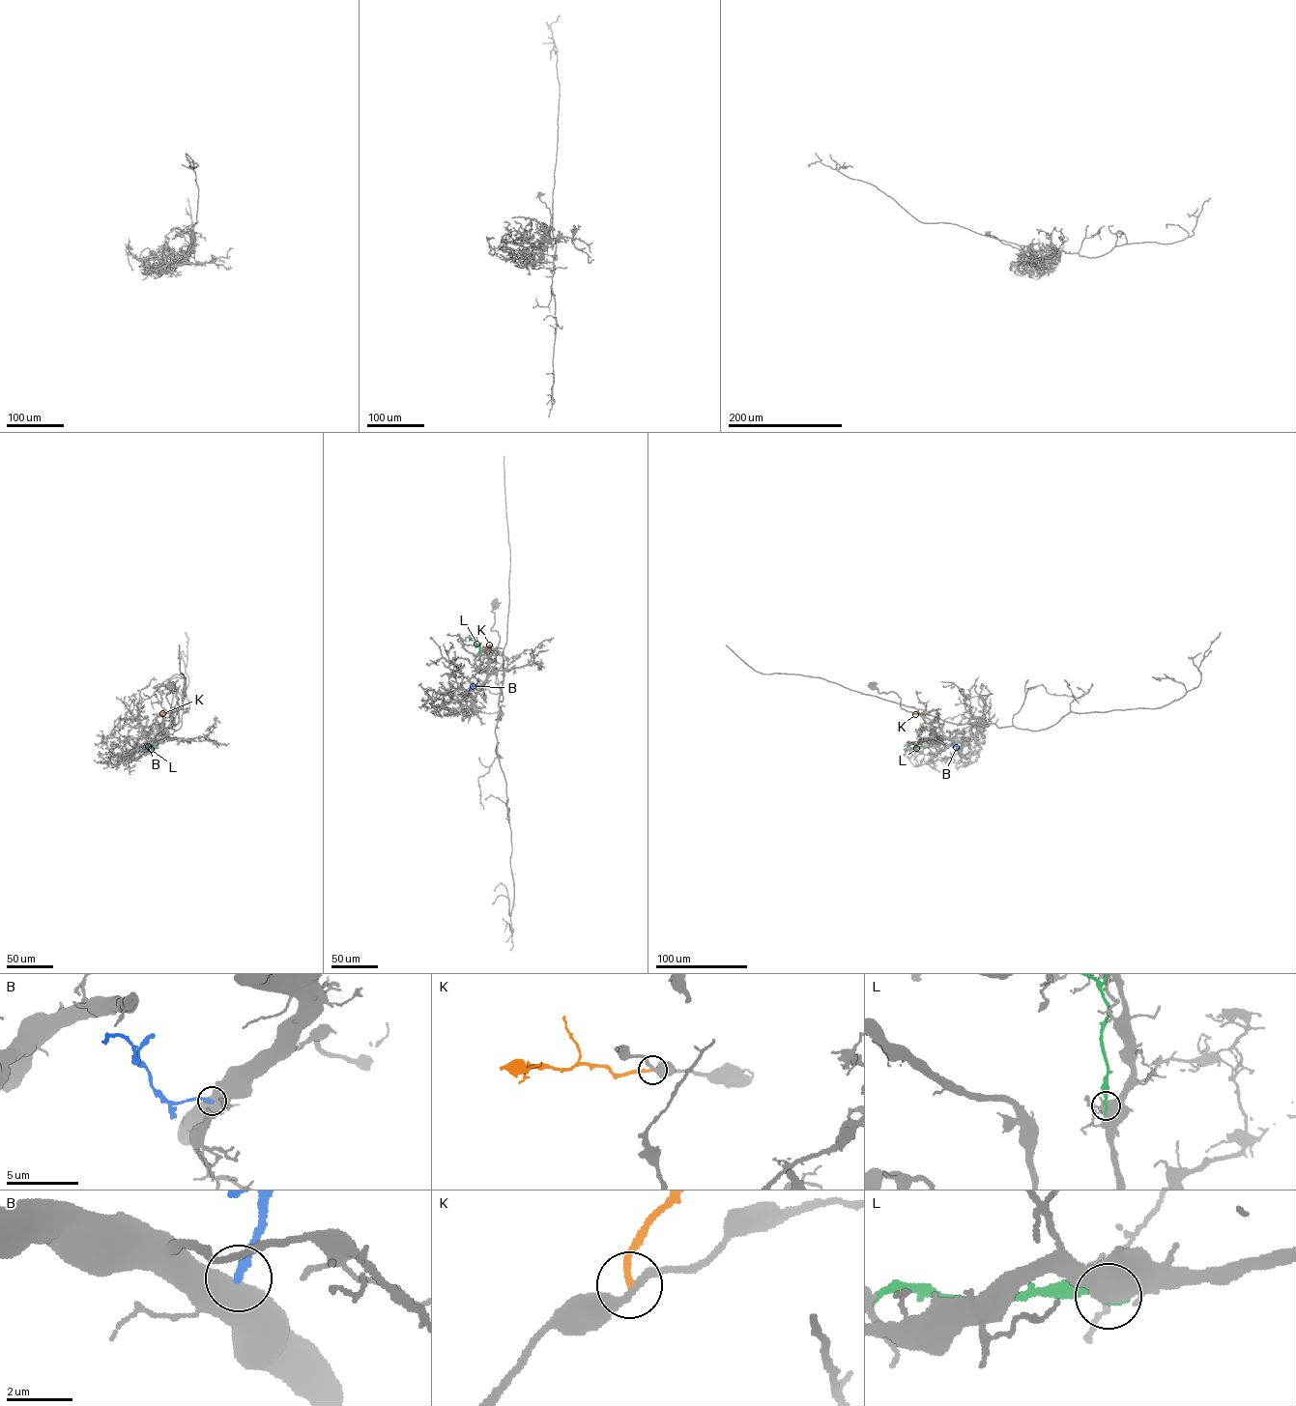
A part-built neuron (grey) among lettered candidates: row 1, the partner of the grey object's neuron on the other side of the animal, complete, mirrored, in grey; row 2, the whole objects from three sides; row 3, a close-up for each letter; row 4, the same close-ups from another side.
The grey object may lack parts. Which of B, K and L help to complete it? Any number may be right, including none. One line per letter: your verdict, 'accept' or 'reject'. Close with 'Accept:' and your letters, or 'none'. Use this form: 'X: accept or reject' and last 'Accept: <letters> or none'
B: reject
K: reject
L: reject
Accept: none

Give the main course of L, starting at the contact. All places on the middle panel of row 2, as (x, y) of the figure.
L: (479, 653), (479, 646), (469, 641)

